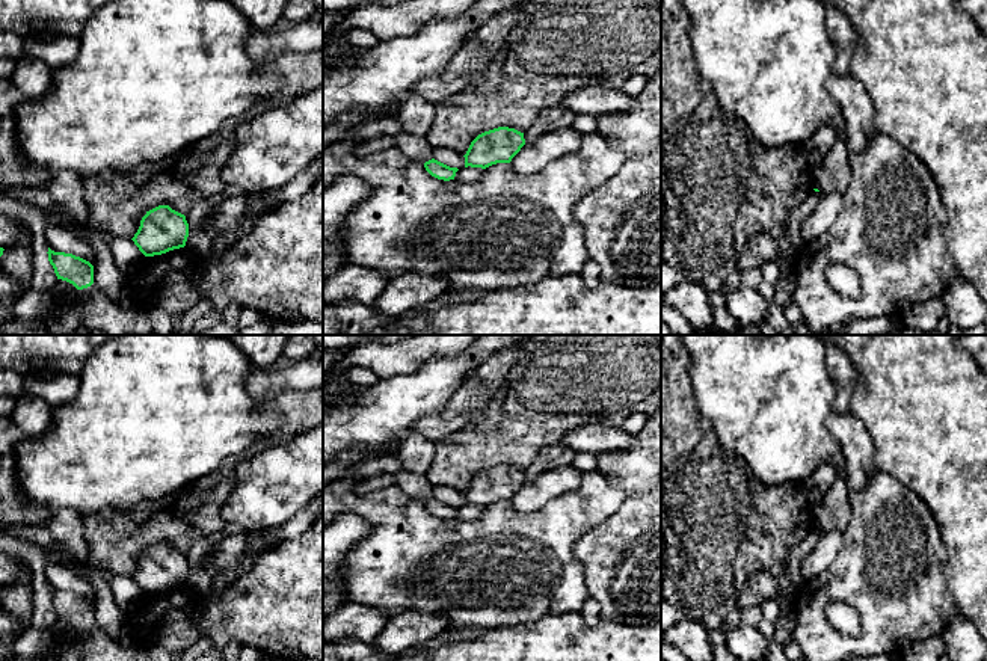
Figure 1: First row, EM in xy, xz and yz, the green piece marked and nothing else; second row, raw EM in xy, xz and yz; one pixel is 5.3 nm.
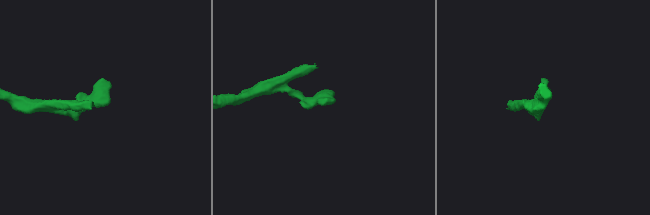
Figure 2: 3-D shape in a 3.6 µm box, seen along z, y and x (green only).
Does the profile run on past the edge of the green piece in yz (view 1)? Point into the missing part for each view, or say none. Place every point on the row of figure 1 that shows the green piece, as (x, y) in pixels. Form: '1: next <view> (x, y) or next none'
1: next none

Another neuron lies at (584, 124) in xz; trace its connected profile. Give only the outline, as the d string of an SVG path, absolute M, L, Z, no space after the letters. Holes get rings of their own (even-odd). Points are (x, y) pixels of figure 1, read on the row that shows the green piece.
M580 115L572 122L570 128L577 130L581 134L596 133L598 116L596 115Z

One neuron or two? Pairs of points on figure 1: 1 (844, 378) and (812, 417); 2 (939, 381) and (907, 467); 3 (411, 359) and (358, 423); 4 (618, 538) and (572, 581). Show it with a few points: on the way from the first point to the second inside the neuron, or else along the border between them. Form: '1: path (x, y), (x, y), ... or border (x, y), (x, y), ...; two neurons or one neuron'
1: border (824, 355), (824, 364), (835, 387), (833, 411); two neurons
2: path (934, 402), (934, 439), (928, 445); one neuron
3: border (429, 359), (411, 373), (379, 379); two neurons
4: border (583, 536), (574, 556), (590, 595); two neurons

